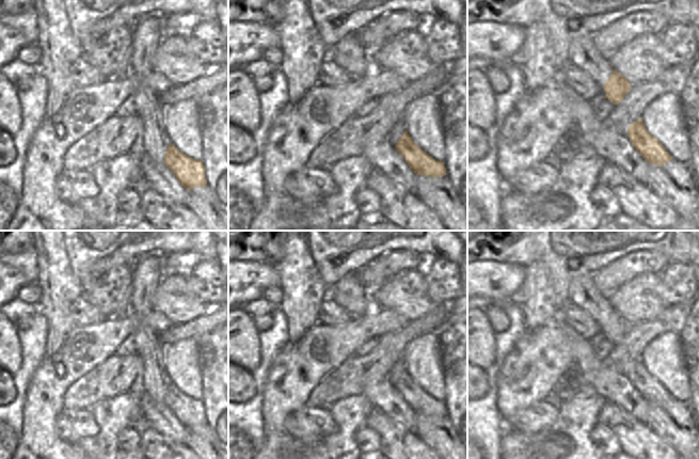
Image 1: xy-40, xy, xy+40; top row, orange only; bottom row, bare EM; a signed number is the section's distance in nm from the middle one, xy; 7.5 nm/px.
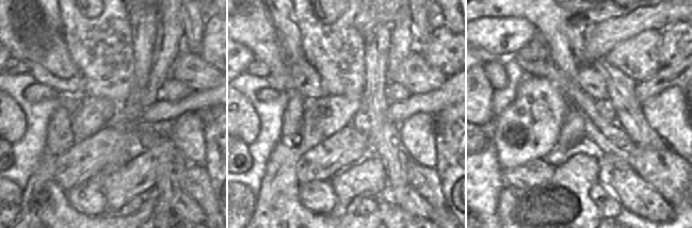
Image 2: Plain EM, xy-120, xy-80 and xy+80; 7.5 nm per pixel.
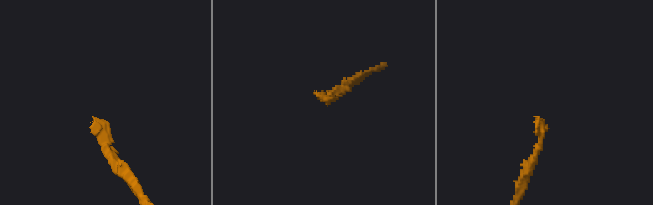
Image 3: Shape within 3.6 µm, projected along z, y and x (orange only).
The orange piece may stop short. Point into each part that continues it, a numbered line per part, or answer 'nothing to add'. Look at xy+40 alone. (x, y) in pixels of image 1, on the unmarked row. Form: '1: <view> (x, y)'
1: xy+40 (597, 303)

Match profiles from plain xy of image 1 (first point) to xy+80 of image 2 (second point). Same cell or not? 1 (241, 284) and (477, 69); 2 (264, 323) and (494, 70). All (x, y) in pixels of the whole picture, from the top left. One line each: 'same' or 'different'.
1: different
2: same

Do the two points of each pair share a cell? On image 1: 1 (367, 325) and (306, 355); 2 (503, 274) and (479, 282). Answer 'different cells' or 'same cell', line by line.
1: different cells
2: same cell

